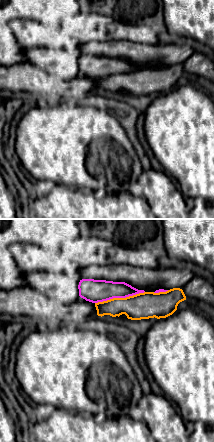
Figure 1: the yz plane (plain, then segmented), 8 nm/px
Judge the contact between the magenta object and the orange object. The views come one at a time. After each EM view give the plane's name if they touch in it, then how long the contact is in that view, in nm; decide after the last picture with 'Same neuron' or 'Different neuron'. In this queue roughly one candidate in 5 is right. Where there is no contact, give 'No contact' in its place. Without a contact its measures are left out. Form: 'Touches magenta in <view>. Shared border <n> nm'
Touches magenta in yz. Shared border 420 nm

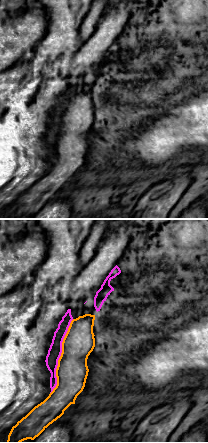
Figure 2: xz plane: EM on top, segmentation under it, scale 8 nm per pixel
Touches magenta in xz. Shared border 650 nm

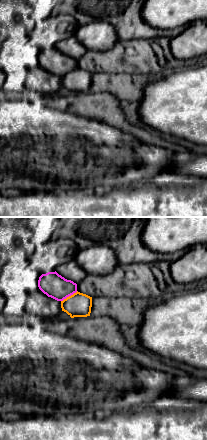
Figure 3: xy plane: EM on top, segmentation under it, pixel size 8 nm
Touches magenta in xy. Shared border 160 nm

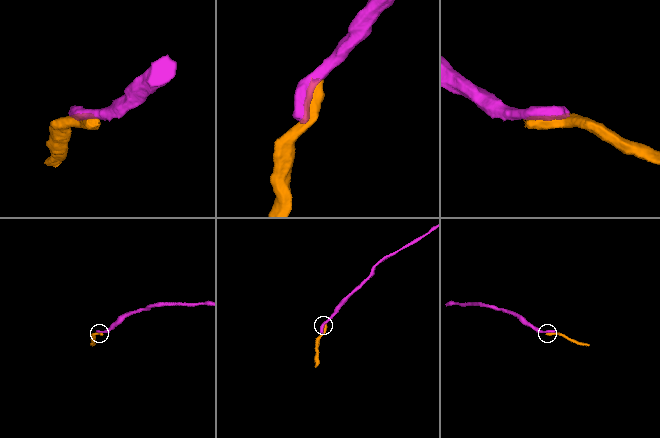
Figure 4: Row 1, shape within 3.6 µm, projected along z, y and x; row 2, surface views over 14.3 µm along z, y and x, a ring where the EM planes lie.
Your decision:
Different neuron

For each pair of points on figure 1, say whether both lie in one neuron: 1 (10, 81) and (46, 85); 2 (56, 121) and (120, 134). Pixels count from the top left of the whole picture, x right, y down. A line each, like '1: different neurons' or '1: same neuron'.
1: same neuron
2: same neuron

